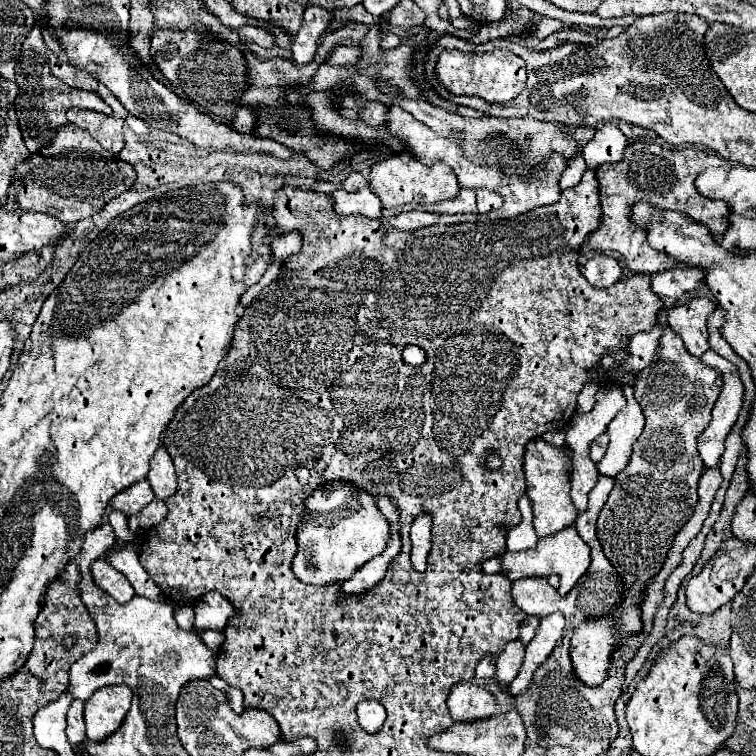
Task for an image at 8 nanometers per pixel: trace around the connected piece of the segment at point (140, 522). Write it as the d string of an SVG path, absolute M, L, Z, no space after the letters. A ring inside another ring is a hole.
M152 500L140 514L130 516L128 524L130 524L130 530L150 528L150 526L158 524L164 516L166 516L166 506L164 506L164 502L162 502L162 500Z

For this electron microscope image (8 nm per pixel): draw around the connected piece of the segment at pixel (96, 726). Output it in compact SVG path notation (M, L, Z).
M104 686L96 690L84 706L86 734L90 740L104 740L112 734L124 720L132 700L132 690L128 686Z

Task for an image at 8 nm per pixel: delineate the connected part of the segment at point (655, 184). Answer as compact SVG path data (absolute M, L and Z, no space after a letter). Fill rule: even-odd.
M644 140L628 144L624 150L624 158L620 162L602 164L596 168L596 178L600 184L600 202L602 202L602 224L588 238L590 248L596 252L618 252L626 262L626 266L634 272L654 274L674 268L676 262L664 252L652 250L646 242L646 232L630 220L628 208L640 200L648 200L658 208L686 212L690 218L710 226L710 232L714 236L722 236L730 226L728 204L724 200L712 200L702 196L694 186L698 174L712 166L730 168L732 164L712 152L696 148L664 148L656 142L644 142Z

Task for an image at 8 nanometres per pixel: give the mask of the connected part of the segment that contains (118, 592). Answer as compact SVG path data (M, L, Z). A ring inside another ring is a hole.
M104 558L94 560L92 578L94 578L94 584L98 584L98 588L108 592L120 604L126 604L135 595L130 582L126 580L126 576L120 574L118 570L114 570Z

